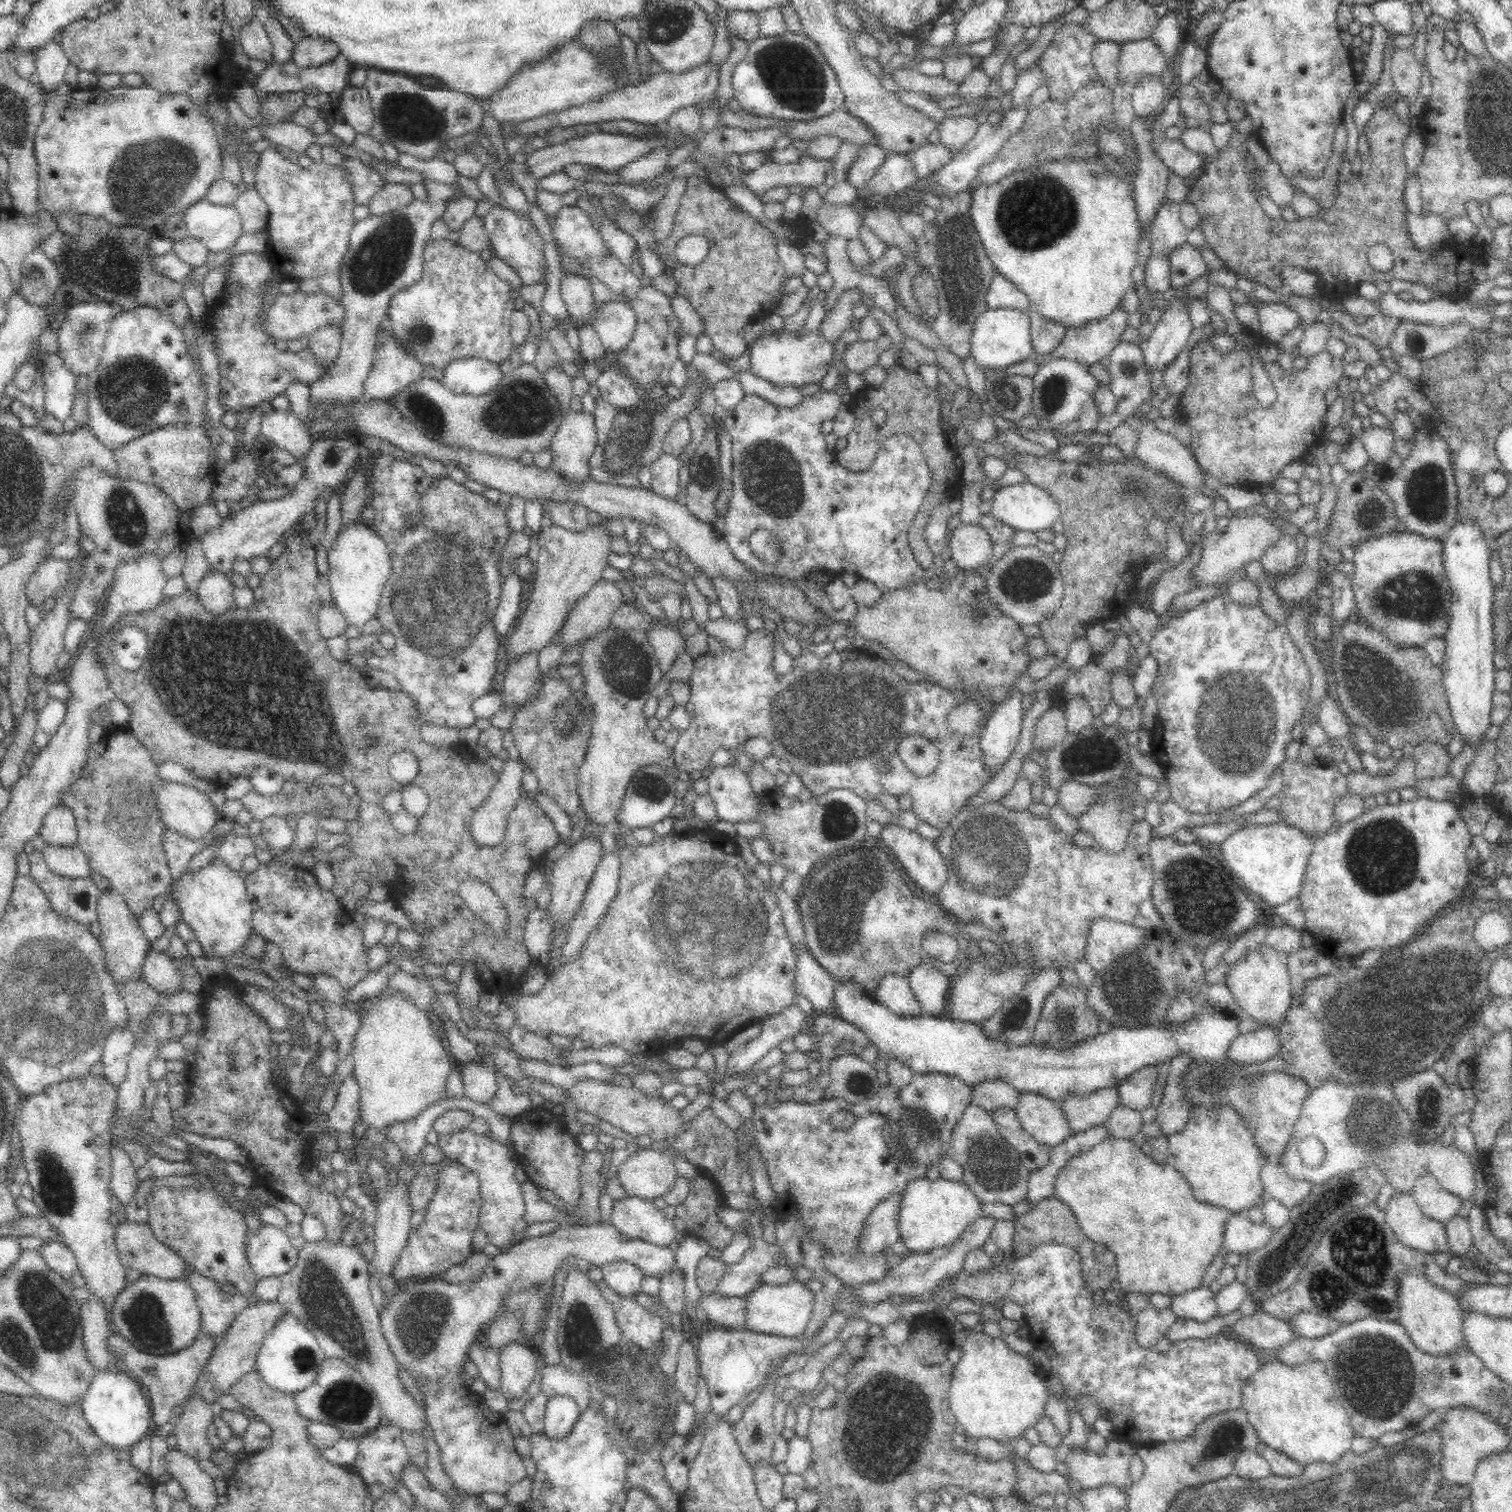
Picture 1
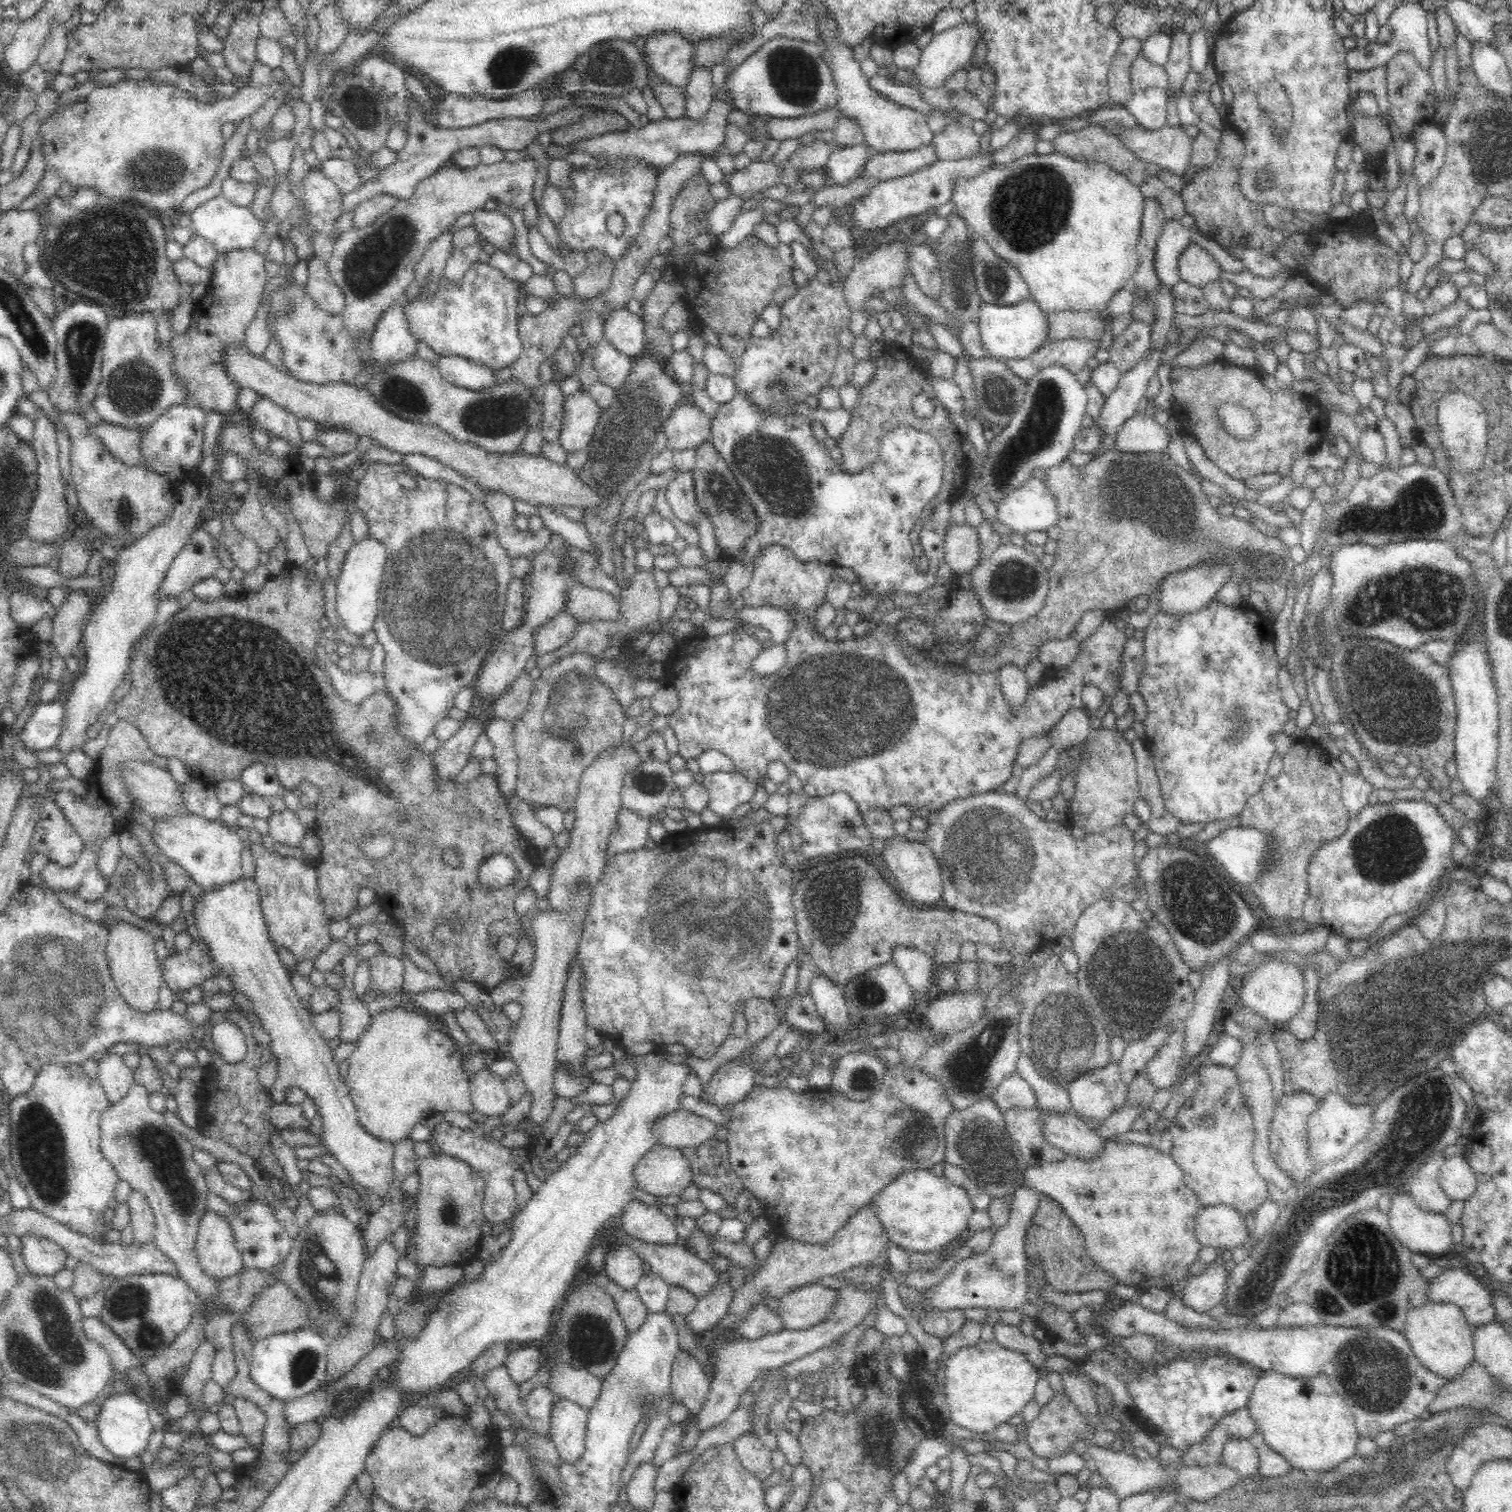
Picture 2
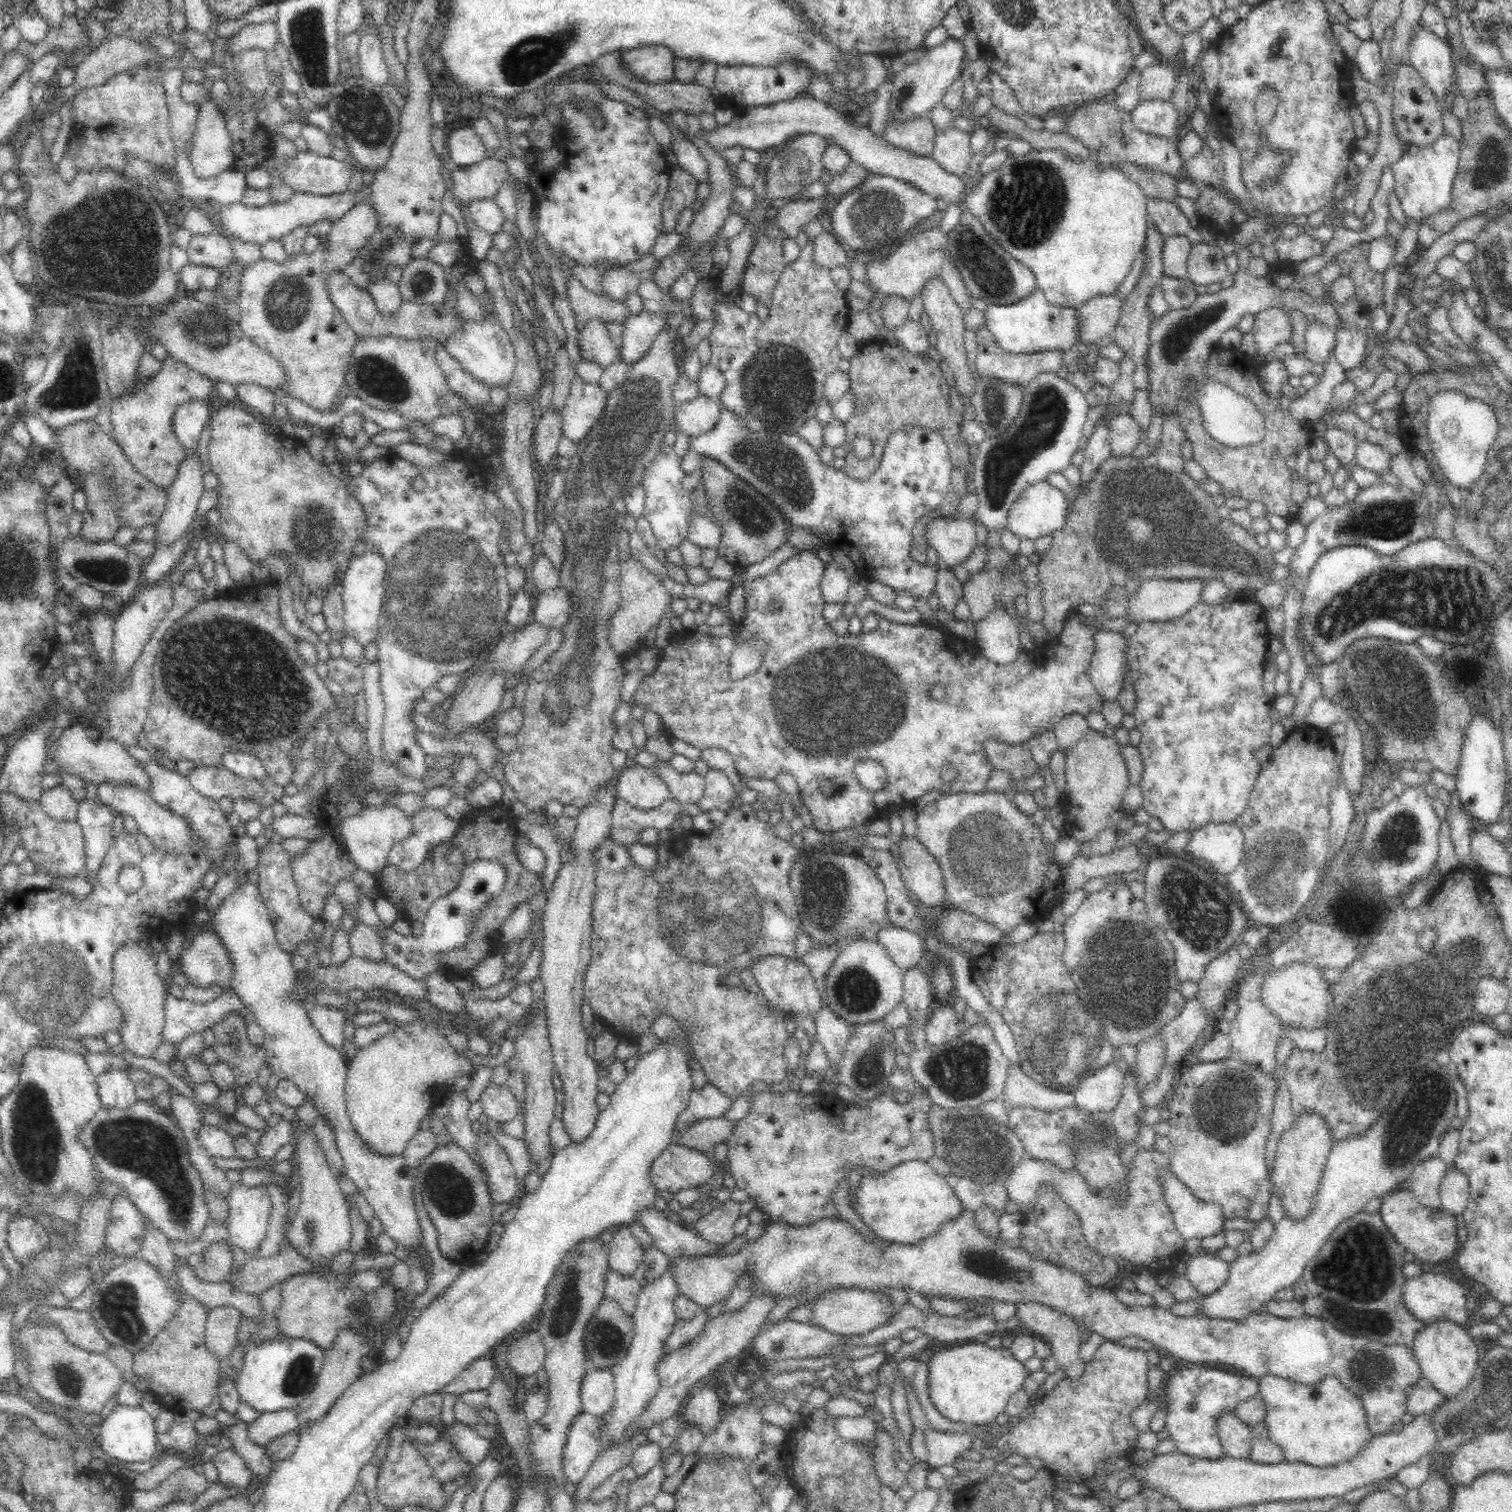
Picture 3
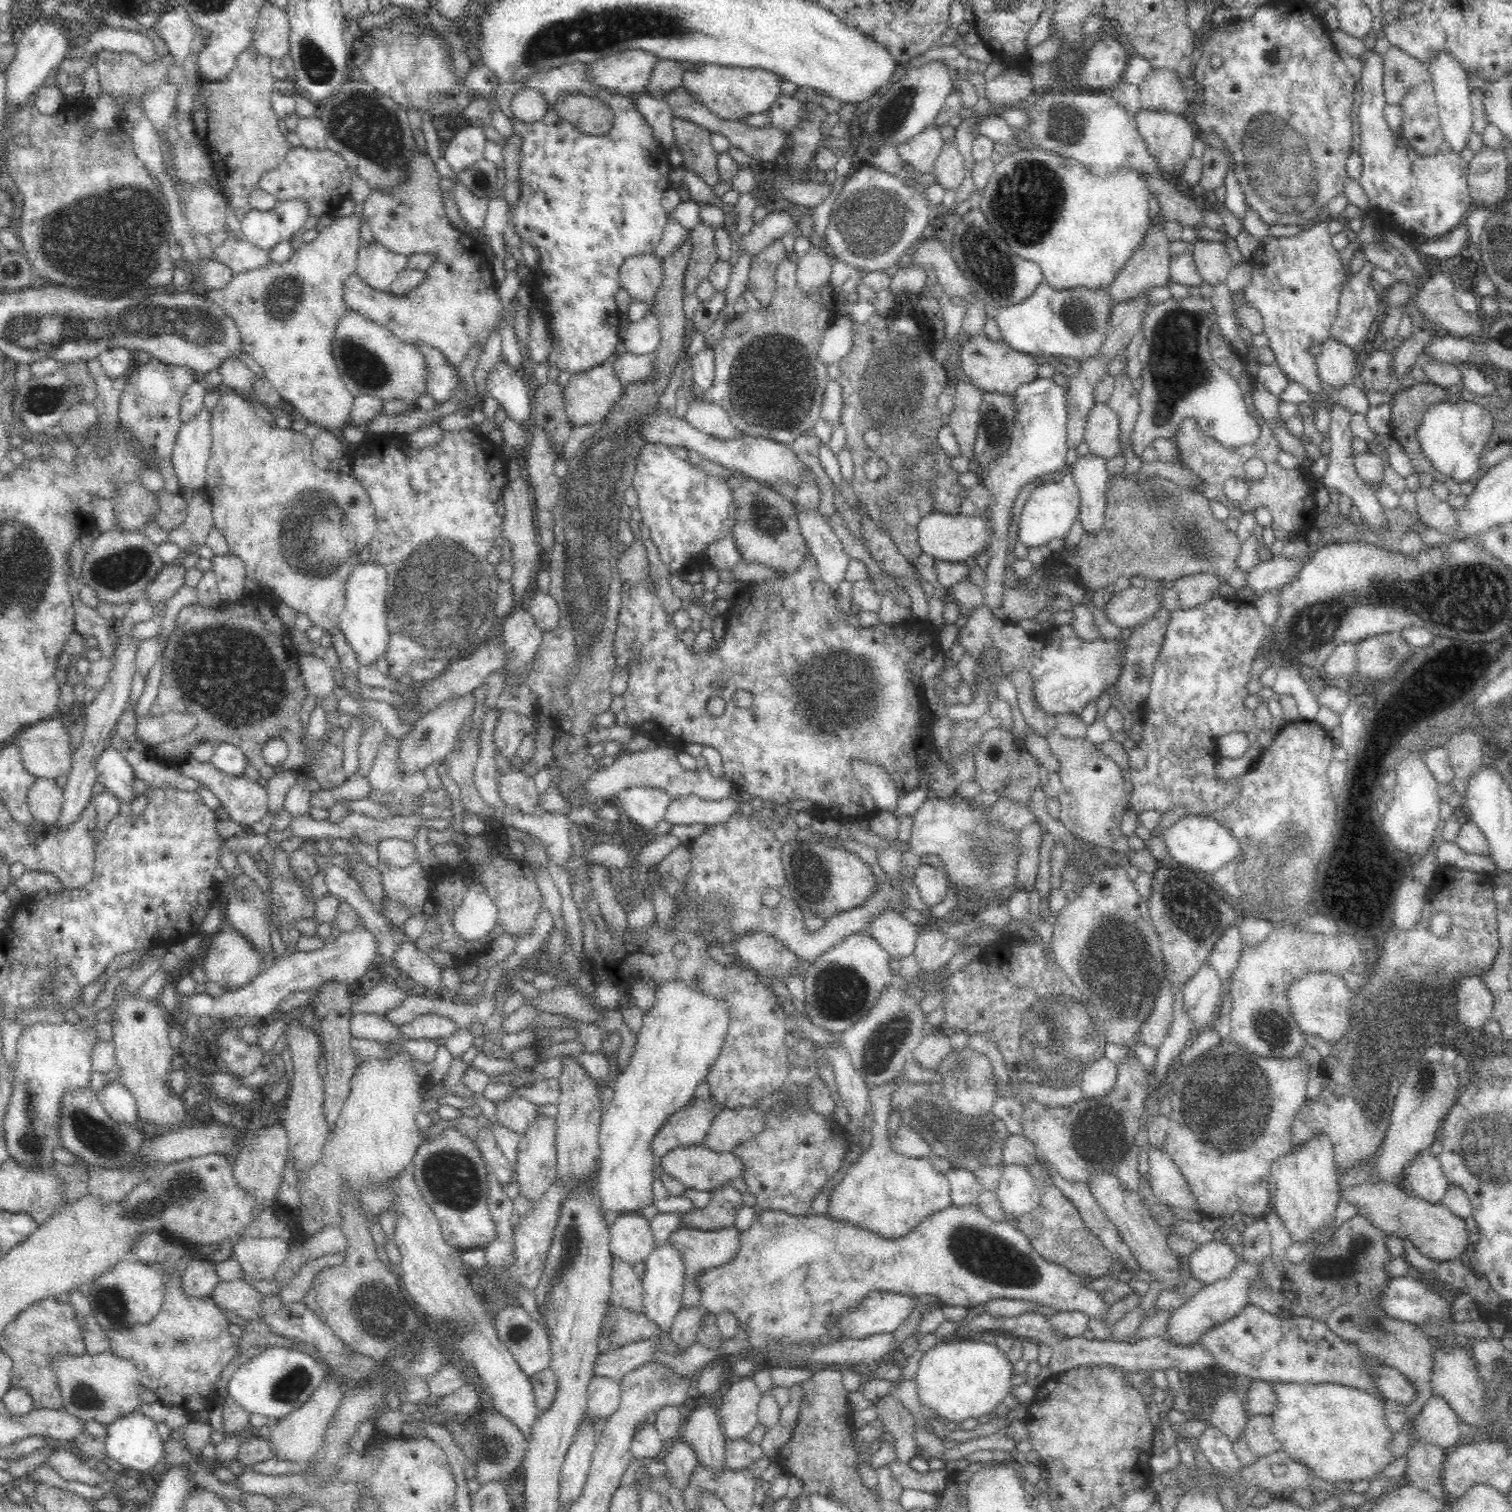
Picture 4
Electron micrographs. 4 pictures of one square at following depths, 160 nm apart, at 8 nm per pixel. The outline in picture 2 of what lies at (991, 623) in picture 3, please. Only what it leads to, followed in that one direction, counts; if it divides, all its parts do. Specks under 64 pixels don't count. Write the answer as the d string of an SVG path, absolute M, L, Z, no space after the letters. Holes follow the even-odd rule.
M1001 664L995 671L1002 687L1002 695L1010 713L1015 715L1017 710L1026 702L1029 686L1025 677L1025 669L1016 665Z

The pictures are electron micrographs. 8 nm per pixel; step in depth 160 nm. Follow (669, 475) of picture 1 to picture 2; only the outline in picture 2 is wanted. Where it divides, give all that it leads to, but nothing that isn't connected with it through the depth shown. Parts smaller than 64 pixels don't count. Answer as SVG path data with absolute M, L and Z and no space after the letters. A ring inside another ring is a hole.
M678 471L676 476L668 480L663 489L669 507L679 520L688 524L694 516L699 514L691 472Z

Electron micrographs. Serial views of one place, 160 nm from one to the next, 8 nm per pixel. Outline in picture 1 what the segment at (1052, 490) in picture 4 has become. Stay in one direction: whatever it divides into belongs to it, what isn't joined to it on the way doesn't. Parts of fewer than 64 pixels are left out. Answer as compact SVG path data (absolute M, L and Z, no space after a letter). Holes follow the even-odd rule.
M1026 480L1021 483L1014 483L996 490L989 509L994 518L1001 520L1004 524L1011 526L1015 531L1040 532L1052 529L1052 526L1059 517L1059 504L1050 496L1046 489L1032 484Z

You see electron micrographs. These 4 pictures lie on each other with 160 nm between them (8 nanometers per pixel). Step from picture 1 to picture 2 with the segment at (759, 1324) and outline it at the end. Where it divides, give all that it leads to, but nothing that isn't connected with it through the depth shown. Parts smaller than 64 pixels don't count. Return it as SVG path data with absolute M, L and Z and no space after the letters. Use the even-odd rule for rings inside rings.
M813 1283L789 1291L777 1300L777 1308L772 1312L777 1315L783 1330L808 1330L831 1314L836 1300L837 1290Z

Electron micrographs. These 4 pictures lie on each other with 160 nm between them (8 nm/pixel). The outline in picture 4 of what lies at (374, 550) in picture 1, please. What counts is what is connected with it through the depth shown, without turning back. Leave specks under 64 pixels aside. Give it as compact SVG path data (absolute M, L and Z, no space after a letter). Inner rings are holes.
M369 559L366 562L358 563L350 572L350 576L345 584L345 604L339 614L339 627L344 633L350 648L355 652L358 662L361 664L373 664L380 658L384 657L386 646L388 646L388 638L390 633L386 624L386 588L387 588L387 572L386 569L377 562Z

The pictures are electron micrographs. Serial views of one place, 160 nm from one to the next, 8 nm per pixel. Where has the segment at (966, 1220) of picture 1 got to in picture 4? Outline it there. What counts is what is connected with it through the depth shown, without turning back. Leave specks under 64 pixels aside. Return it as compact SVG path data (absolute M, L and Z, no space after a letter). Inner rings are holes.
M904 1060L900 1074L892 1082L868 1090L873 1112L873 1121L868 1128L872 1135L871 1144L831 1192L830 1206L826 1214L887 1239L909 1235L933 1214L953 1205L947 1176L932 1164L932 1157L900 1156L888 1147L885 1138L892 1095L898 1084L910 1084L912 1080L912 1074L908 1074L908 1062Z

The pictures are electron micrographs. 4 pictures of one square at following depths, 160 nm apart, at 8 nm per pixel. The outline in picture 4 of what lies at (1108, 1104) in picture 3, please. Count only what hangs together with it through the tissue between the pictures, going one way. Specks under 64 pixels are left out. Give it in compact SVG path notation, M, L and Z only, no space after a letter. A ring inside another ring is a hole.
M1105 1056L1097 1058L1083 1072L1083 1080L1080 1082L1082 1098L1099 1100L1108 1096L1116 1086L1117 1078L1116 1065Z

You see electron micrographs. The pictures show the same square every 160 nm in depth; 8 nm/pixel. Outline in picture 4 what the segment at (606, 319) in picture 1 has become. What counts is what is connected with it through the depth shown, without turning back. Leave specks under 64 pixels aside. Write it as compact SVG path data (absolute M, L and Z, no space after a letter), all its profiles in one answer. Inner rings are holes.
M649 310L638 322L631 322L625 336L626 353L652 356L660 343L658 318Z

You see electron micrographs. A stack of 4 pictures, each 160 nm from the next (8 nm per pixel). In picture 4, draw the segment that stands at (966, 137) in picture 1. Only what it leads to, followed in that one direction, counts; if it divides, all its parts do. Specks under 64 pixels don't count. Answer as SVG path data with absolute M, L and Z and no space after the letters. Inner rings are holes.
M954 134L948 140L943 140L940 154L934 160L933 171L937 182L945 190L958 189L962 184L967 170Z

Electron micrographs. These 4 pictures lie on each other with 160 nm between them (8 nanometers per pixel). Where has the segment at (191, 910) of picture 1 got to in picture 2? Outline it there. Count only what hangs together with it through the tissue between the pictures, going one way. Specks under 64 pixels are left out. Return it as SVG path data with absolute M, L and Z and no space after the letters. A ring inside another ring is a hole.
M241 879L230 885L223 885L222 888L210 888L210 890L201 888L200 894L194 896L192 915L195 917L194 926L198 931L199 942L210 950L217 970L223 970L234 981L235 991L243 992L253 1002L256 1016L260 1018L264 1030L270 1035L271 1053L278 1058L278 1077L269 1090L270 1096L277 1104L286 1103L287 1091L296 1086L300 1087L307 1094L307 1098L314 1100L317 1104L318 1114L322 1116L323 1122L321 1140L327 1144L327 1150L349 1172L349 1176L361 1191L375 1190L383 1196L383 1203L386 1195L389 1200L394 1193L390 1190L394 1185L392 1182L394 1180L394 1173L392 1173L394 1143L372 1136L359 1123L351 1094L341 1082L338 1067L332 1061L332 1050L314 1029L310 1015L302 1009L302 1000L296 995L290 983L290 976L278 957L277 948L267 934L267 926L260 908L260 895L254 880Z

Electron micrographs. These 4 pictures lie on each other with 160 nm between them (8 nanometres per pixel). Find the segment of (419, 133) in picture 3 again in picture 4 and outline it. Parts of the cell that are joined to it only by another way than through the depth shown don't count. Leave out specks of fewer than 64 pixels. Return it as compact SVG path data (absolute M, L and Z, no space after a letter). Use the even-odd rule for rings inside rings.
M414 140L414 146L410 150L410 158L406 162L406 170L400 178L400 184L394 184L394 188L372 188L367 199L363 202L362 212L375 240L389 251L408 256L420 252L436 252L436 262L426 270L425 281L418 288L401 297L387 297L385 293L370 288L354 272L344 280L342 298L348 312L354 312L371 322L380 324L402 342L436 348L450 361L450 365L459 368L474 344L481 341L486 342L492 330L500 329L502 306L500 306L500 299L494 289L490 259L482 256L482 248L474 240L470 244L470 252L464 252L466 246L462 246L462 242L460 242L462 230L454 227L446 217L442 185L440 184L442 176L436 171L434 165L435 162L428 155L426 149L420 148Z

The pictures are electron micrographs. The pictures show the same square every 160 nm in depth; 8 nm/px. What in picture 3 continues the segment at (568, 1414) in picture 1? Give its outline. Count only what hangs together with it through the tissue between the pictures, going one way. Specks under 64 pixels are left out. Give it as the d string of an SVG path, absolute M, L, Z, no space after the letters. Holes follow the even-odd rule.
M584 1411L572 1420L562 1452L564 1475L570 1482L578 1484L594 1462L600 1451L598 1450L600 1429L601 1420Z

